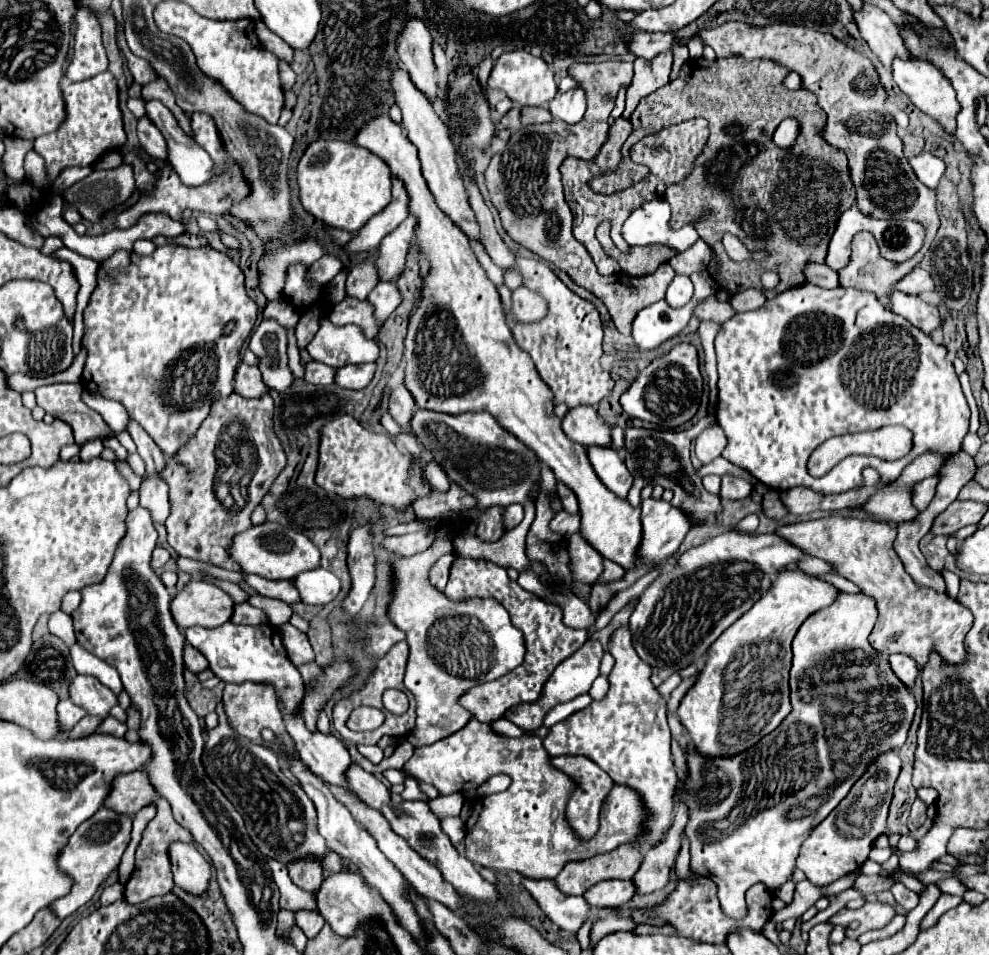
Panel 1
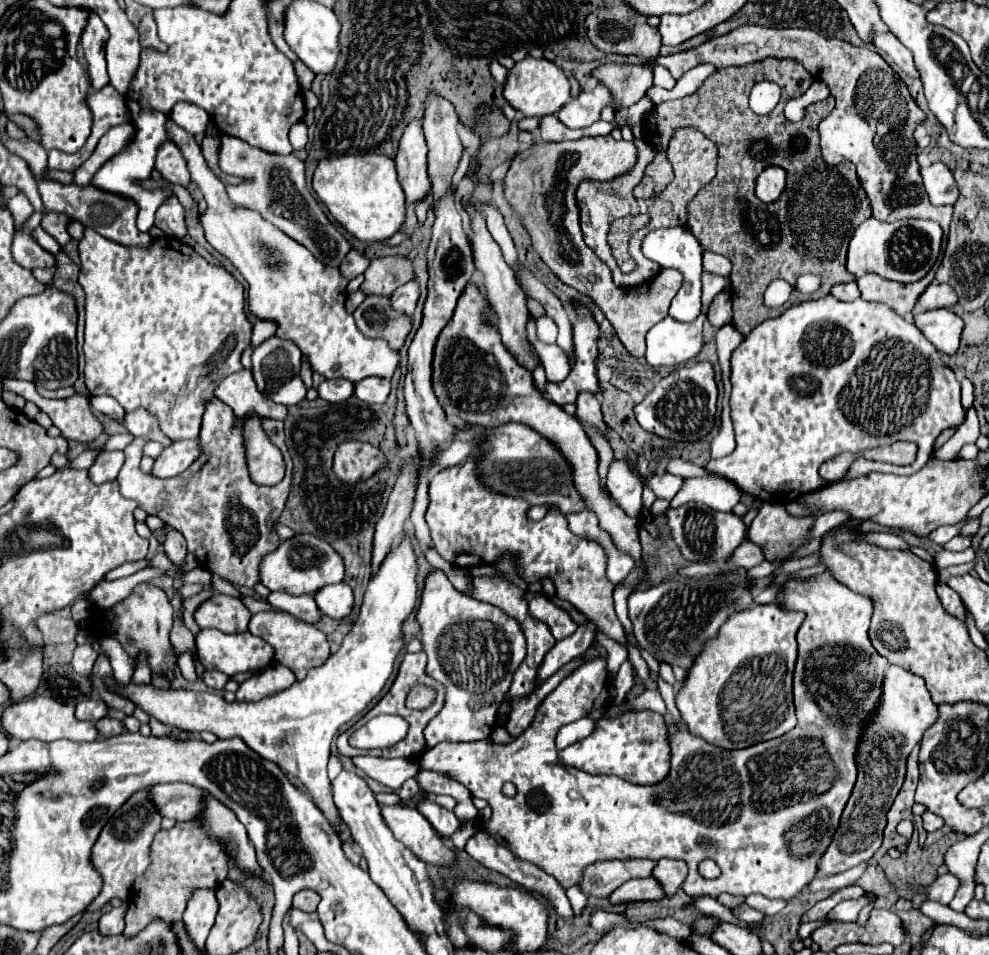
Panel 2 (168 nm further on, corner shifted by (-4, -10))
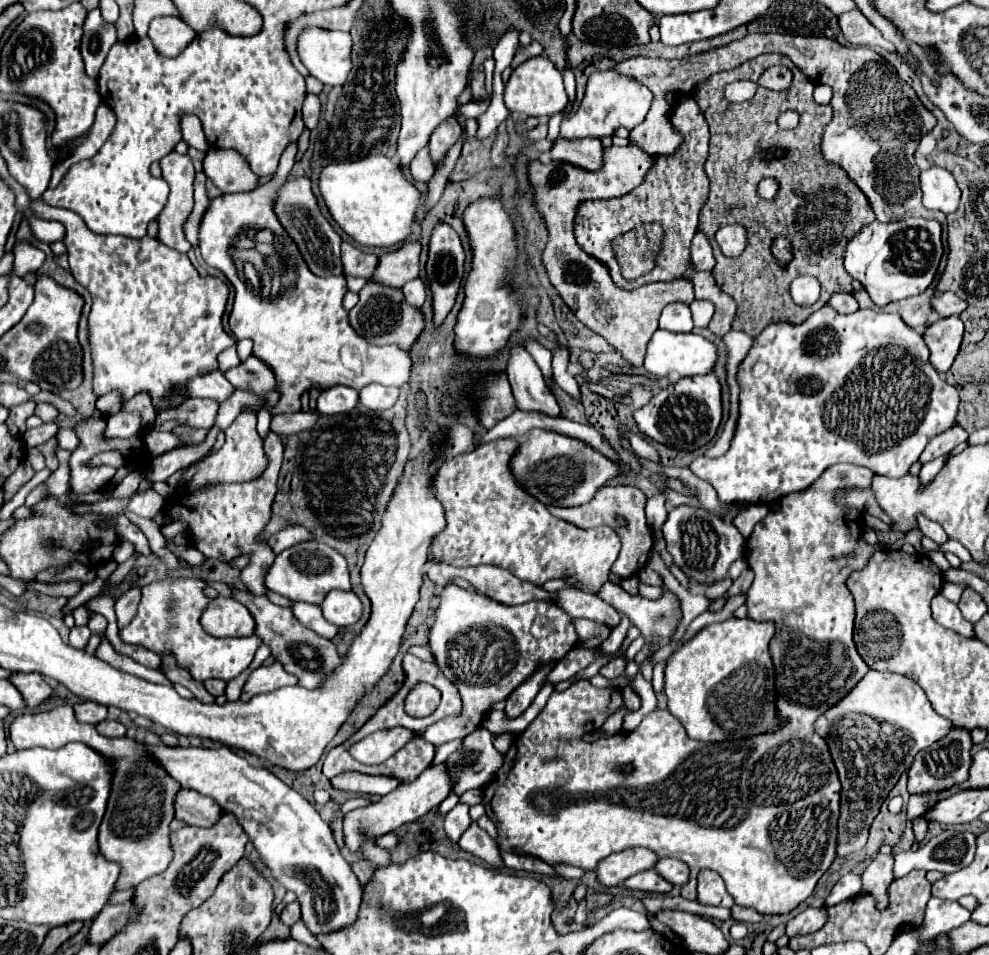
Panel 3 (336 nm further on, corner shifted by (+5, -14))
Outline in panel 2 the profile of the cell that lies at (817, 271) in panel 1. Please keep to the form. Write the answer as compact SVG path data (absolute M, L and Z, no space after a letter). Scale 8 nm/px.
M848 282L848 284L838 284L832 288L832 296L838 298L838 300L844 300L844 302L850 302L850 300L856 300L860 298L860 290L854 282Z

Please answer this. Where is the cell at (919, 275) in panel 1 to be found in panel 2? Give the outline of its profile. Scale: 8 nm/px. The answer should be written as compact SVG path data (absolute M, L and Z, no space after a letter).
M932 282L922 298L918 298L916 312L928 312L928 310L938 310L938 308L952 308L958 302L958 296L950 284L938 284Z

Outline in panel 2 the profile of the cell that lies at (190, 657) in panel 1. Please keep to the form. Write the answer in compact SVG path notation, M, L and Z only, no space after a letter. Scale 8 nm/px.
M206 670L206 672L204 672L204 682L206 682L206 686L212 688L212 690L222 692L228 680L230 680L230 678L228 678L226 674L222 674L222 672L216 672L216 670Z

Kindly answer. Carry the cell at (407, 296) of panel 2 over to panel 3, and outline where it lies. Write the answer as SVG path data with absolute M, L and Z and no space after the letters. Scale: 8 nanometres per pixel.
M415 278L415 280L411 280L411 282L407 282L403 288L401 288L401 292L405 294L405 302L409 302L409 306L415 306L415 308L421 308L421 304L425 302L425 284L423 284L423 280L419 280L419 278Z

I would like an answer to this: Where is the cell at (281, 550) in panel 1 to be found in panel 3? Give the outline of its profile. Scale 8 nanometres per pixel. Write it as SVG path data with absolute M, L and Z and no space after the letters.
M317 540L311 542L301 542L293 548L283 550L277 554L275 562L271 564L267 576L265 576L265 586L271 592L277 592L289 600L301 600L301 602L311 602L311 604L321 604L327 592L339 588L339 590L351 590L349 582L349 570L345 558L329 548L327 544L321 544Z

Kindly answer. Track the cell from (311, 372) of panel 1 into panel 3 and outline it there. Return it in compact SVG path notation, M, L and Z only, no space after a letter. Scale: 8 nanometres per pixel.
M349 386L325 388L317 398L317 412L321 414L341 414L357 406L359 392Z

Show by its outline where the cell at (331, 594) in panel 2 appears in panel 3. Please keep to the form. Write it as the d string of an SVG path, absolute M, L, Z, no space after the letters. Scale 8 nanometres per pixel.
M331 590L325 596L325 602L321 602L321 610L327 622L335 626L349 626L359 620L363 606L351 590Z

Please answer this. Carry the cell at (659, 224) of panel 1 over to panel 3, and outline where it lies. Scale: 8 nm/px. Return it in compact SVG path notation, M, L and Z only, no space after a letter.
M671 302L665 306L659 318L659 328L669 330L669 332L691 332L693 330L693 320L691 320L691 310L689 304L685 302Z

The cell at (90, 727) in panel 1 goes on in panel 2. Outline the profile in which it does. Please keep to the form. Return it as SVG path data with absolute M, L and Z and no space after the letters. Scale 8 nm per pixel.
M108 716L102 718L102 720L98 720L96 722L96 728L100 732L100 738L110 738L110 736L116 736L116 734L126 732L126 728L124 728L122 722L118 722L114 718L108 718Z

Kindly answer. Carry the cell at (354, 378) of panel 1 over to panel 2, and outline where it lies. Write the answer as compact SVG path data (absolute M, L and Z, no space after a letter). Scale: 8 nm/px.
M364 378L356 382L354 394L366 404L384 404L390 394L390 380L386 378Z

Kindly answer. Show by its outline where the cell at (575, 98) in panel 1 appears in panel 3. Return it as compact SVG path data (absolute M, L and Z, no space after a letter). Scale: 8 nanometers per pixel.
M613 70L595 72L589 76L585 96L579 108L561 122L559 136L568 140L585 137L603 138L603 136L613 136L613 132L619 126L633 130L637 124L645 120L651 104L653 104L653 92L649 88Z

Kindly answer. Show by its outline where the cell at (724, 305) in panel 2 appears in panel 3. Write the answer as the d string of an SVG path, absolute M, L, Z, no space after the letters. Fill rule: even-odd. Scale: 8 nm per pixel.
M685 96L675 106L675 110L671 114L671 122L673 122L673 130L677 134L681 134L681 138L683 138L681 146L669 156L655 156L653 170L649 170L649 174L645 174L645 182L643 182L643 186L637 186L637 190L631 190L629 194L623 194L621 198L581 202L577 208L577 216L575 216L575 238L577 238L577 244L589 256L593 256L595 260L599 260L601 264L605 264L609 268L609 274L619 288L633 290L633 288L639 288L649 282L659 282L659 280L667 282L667 280L675 280L679 276L691 278L691 282L695 286L695 298L711 300L715 304L715 316L707 328L715 336L721 338L723 334L727 334L731 330L731 322L733 322L737 306L735 306L733 298L729 298L725 292L721 292L717 288L711 272L695 272L689 262L689 244L697 232L699 210L709 192L709 178L705 176L705 170L703 170L707 150L709 150L709 128L707 128L707 122L705 122L697 102L691 96ZM643 222L657 222L657 224L661 224L661 228L665 232L663 240L661 240L661 248L655 256L655 268L641 278L625 280L621 276L619 264L613 256L611 240L631 228L641 226Z

